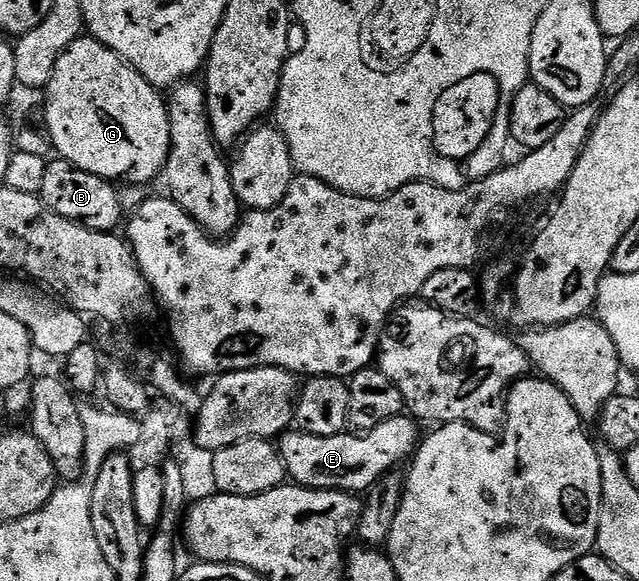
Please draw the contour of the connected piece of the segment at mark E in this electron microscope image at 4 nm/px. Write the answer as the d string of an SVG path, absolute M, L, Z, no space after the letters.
M402 413L391 417L391 421L383 421L383 425L379 425L374 431L364 433L342 433L331 437L315 437L308 435L306 431L290 429L279 439L281 460L285 463L288 478L298 487L313 487L316 491L364 493L386 471L392 471L401 465L397 463L403 462L402 464L404 464L416 452L419 446L419 434L417 435L416 426L418 427L418 424L408 414Z

